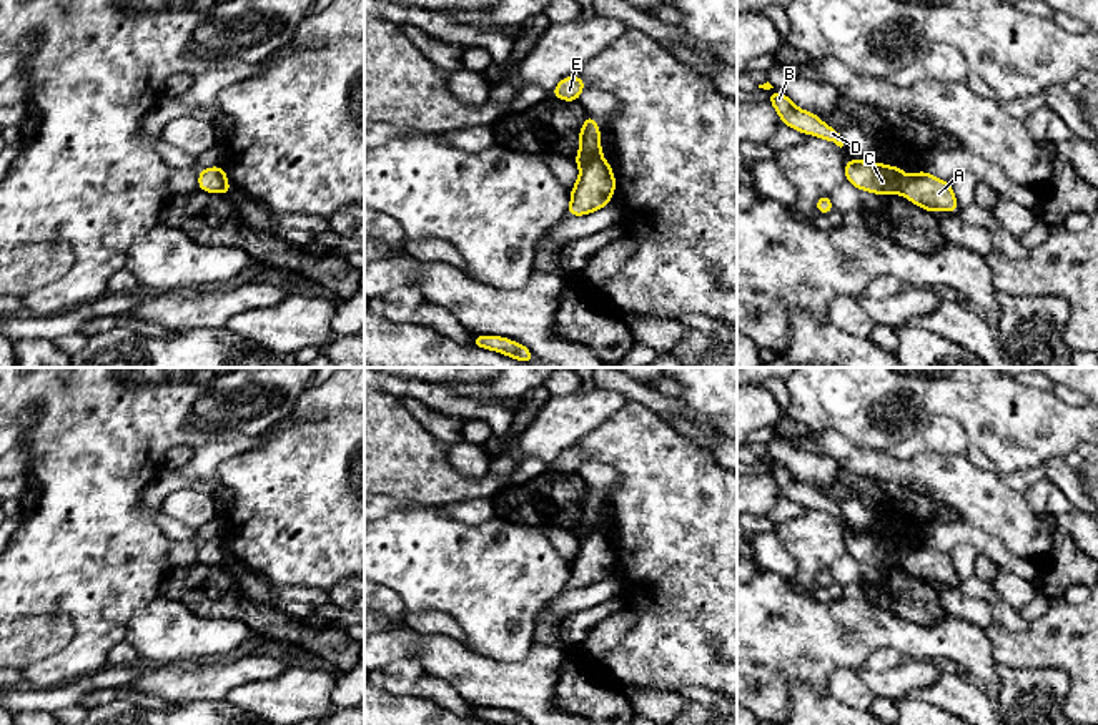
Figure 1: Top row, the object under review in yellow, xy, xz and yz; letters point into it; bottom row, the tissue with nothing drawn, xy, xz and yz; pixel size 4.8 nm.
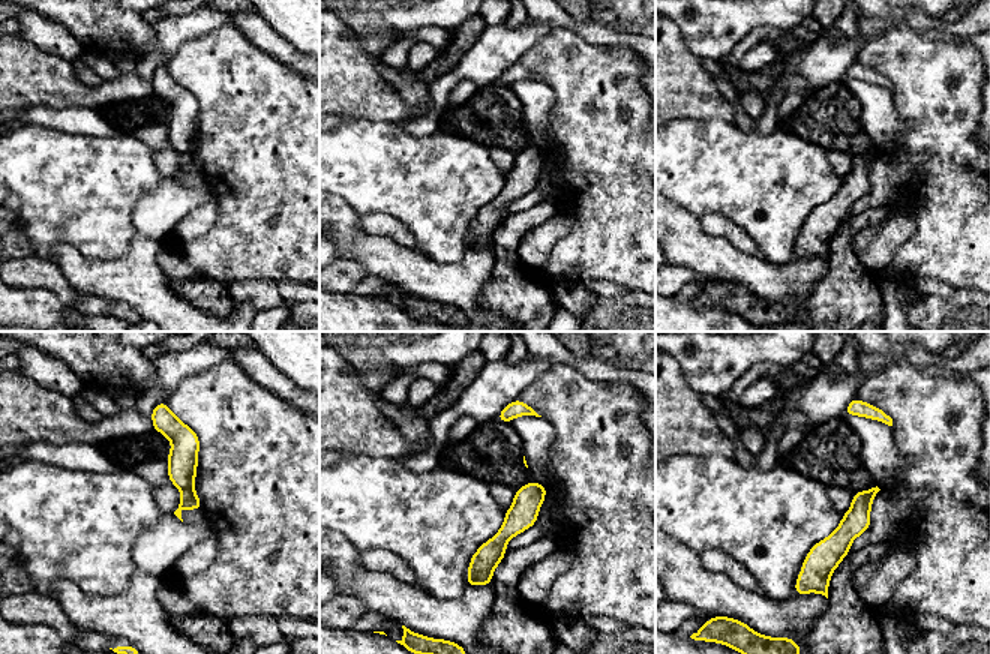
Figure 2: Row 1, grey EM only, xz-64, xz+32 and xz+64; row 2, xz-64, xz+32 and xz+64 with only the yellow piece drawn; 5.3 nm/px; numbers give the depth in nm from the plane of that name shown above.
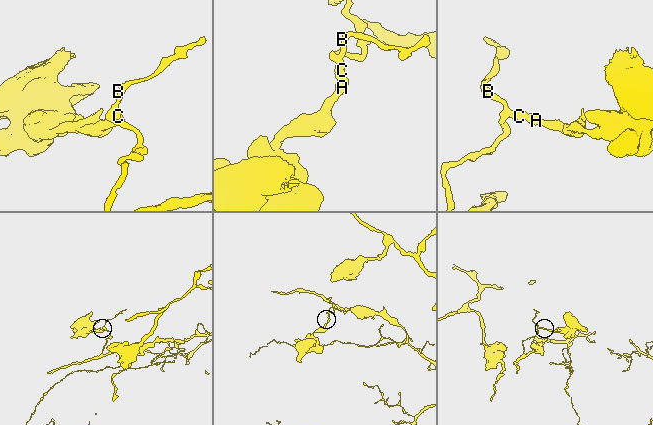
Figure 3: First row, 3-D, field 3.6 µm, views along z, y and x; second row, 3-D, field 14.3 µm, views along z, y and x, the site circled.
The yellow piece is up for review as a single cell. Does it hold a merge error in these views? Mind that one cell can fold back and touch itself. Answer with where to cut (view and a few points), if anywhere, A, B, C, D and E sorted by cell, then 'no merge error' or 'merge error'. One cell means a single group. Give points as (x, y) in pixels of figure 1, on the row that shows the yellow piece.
cut xz (601, 155), (581, 167); groups A / B C D E; merge error

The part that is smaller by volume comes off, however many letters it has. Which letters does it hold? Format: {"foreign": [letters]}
{"foreign": ["A"]}

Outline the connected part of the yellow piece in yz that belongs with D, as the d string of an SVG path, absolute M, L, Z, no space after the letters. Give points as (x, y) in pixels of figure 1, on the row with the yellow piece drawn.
M782 91L772 93L765 100L774 105L782 123L785 123L789 128L802 131L804 135L814 135L822 140L828 140L840 148L843 146L840 133L835 128L825 125L815 113L804 111L795 106L794 101Z

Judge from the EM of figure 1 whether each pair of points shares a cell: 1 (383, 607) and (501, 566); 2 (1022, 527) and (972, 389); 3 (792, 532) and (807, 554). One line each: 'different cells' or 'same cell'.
1: different cells
2: different cells
3: same cell

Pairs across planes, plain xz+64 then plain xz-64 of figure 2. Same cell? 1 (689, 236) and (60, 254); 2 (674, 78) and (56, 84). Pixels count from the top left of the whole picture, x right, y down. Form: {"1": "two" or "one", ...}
{"1": "one", "2": "one"}

